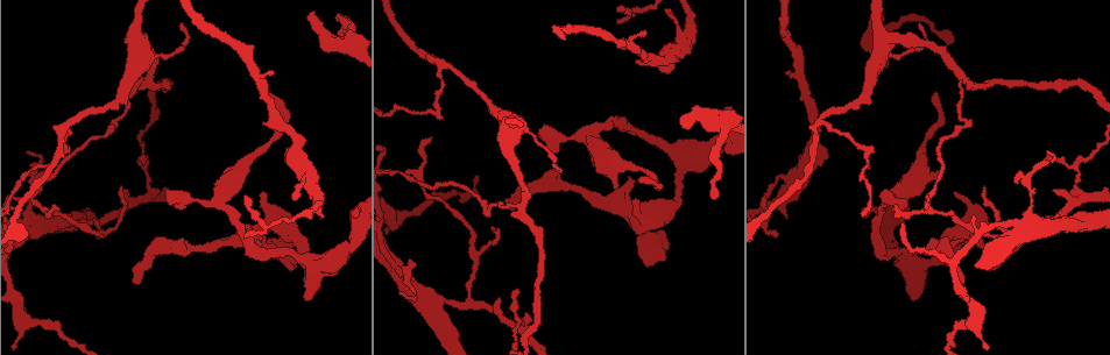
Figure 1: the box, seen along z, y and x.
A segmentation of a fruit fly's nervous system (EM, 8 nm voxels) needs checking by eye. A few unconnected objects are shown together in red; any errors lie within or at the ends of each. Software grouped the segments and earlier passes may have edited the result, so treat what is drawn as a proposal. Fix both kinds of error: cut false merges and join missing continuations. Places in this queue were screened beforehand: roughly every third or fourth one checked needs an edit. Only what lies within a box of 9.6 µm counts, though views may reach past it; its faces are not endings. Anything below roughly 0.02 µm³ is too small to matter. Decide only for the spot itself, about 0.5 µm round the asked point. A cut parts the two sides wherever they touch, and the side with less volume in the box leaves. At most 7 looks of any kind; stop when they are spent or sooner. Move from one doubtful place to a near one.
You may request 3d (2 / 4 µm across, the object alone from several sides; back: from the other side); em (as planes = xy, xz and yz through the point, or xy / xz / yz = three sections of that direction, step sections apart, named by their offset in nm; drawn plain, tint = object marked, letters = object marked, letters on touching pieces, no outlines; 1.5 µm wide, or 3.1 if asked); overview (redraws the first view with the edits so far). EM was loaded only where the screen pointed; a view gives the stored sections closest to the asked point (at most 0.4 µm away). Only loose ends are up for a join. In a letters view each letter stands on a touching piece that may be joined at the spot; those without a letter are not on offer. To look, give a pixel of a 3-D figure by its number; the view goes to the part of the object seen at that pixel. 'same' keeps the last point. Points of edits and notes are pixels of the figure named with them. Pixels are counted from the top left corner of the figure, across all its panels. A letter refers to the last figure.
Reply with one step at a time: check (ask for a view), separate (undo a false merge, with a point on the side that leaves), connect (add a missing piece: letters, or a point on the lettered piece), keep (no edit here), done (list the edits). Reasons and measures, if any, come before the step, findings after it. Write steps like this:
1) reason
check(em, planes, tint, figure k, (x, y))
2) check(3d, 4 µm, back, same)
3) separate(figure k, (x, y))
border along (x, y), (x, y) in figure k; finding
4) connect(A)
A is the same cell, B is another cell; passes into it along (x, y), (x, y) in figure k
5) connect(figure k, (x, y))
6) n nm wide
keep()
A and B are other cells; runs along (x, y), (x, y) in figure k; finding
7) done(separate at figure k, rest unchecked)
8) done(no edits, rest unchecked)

branch stops here
check(3d, 2 µm, figure 1, (308, 300))

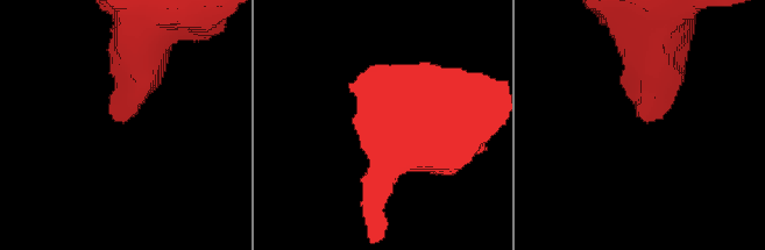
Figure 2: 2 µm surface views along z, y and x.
check(em, planes, letters, figure 2, (645, 118))

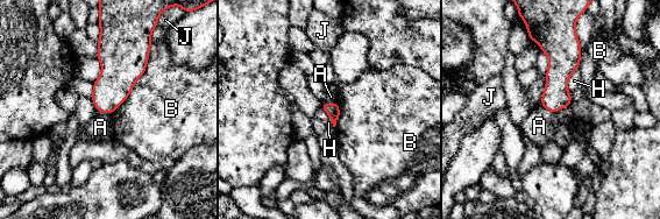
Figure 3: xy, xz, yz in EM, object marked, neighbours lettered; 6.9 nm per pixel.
keep()
A, B, H and J are other cells; border along (335, 100), (321, 103) in figure 3; none of them fits

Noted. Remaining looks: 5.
long arm stops here
check(3d, 4 µm, figure 1, (510, 208))

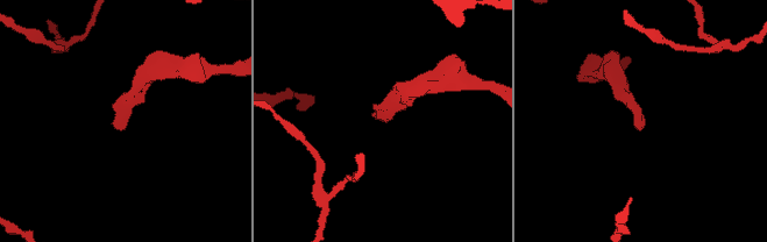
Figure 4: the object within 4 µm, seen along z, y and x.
now the EM
check(em, yz, step 4, tint, figure 4, (120, 130))

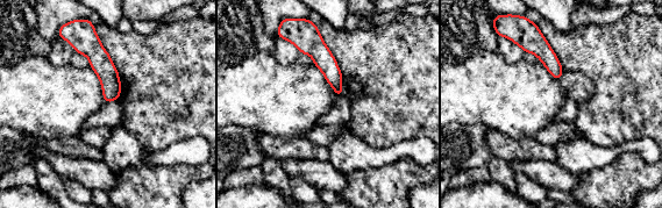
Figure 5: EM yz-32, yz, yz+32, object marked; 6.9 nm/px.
cut it another way
check(em, planes, letters, same)

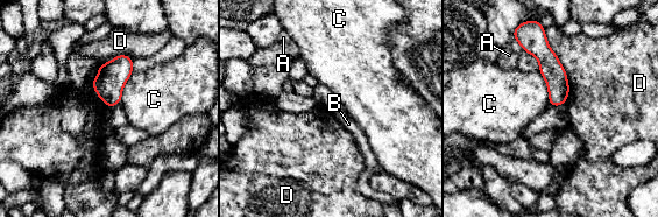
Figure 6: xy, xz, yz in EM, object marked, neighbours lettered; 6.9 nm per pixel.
keep()
A, B, C and D are other cells; runs along (543, 39), (557, 103) in figure 6; no lettered piece goes on from it

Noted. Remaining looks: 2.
abrupt turn
check(em, planes, tint, figure 1, (407, 171))

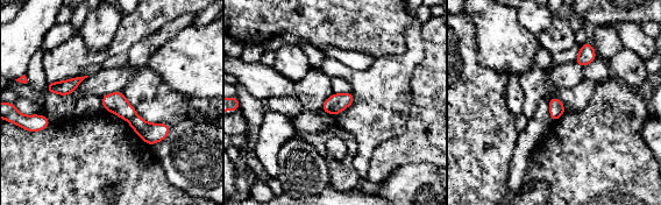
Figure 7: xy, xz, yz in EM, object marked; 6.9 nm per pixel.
check(em, planes, letters, same)

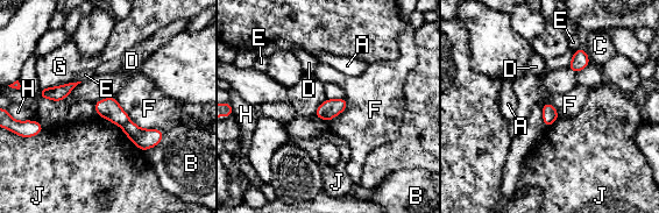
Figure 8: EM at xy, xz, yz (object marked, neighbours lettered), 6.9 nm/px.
110 nm wide
separate(figure 8, (108, 108))
A, B, C, D, E, F, G, H and J are other cells; border along (129, 120), (122, 127) in figure 8; two neurons meet here

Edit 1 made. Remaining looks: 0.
done(separate at figure 8, rest unchecked)

